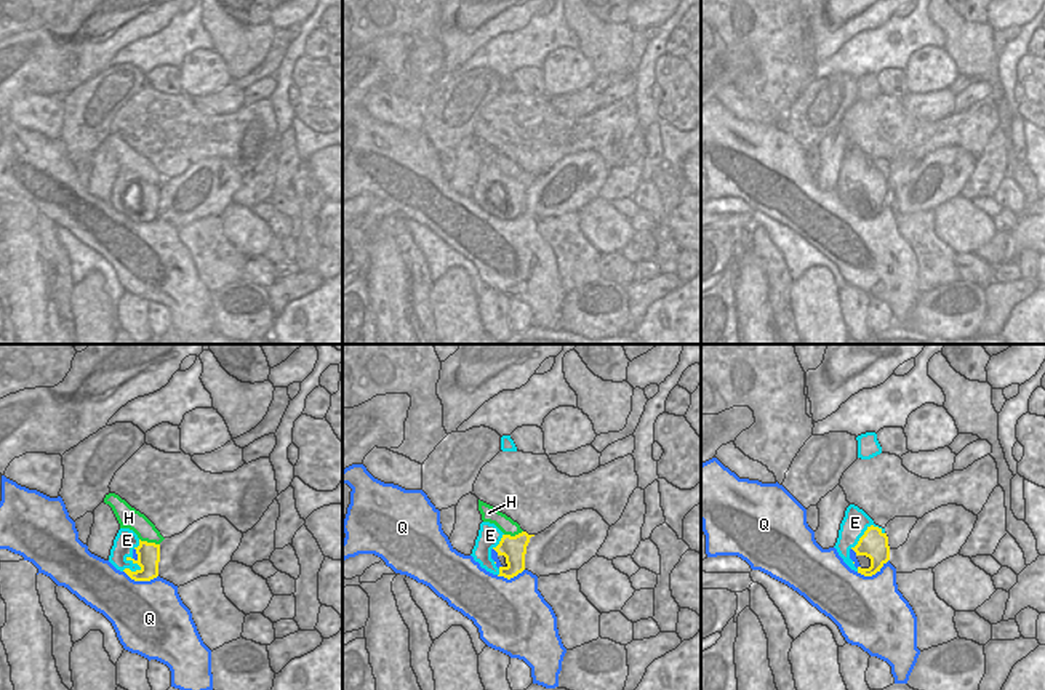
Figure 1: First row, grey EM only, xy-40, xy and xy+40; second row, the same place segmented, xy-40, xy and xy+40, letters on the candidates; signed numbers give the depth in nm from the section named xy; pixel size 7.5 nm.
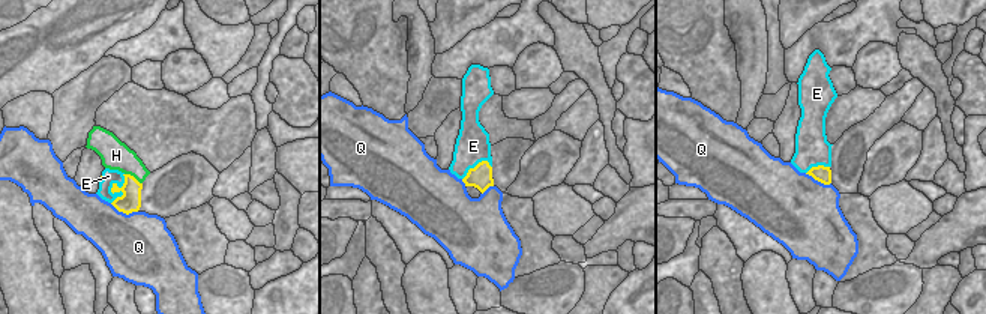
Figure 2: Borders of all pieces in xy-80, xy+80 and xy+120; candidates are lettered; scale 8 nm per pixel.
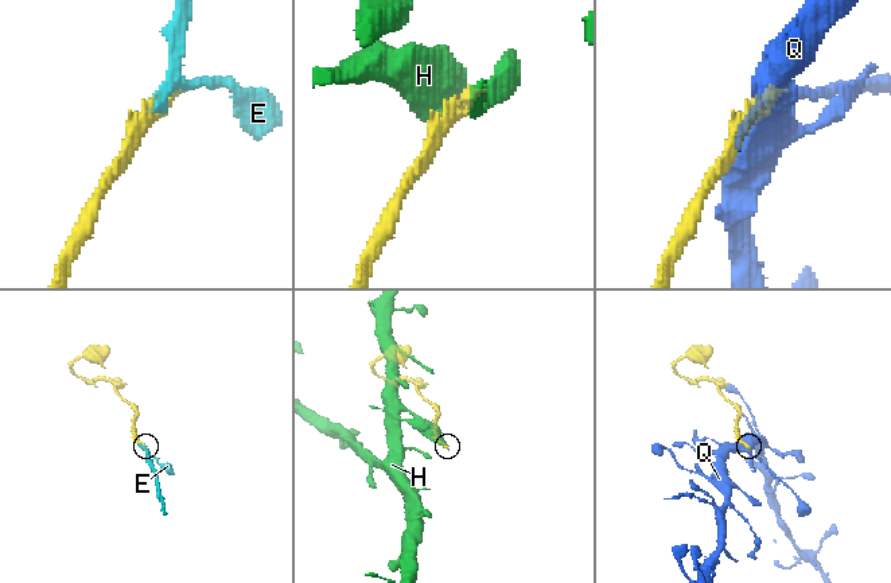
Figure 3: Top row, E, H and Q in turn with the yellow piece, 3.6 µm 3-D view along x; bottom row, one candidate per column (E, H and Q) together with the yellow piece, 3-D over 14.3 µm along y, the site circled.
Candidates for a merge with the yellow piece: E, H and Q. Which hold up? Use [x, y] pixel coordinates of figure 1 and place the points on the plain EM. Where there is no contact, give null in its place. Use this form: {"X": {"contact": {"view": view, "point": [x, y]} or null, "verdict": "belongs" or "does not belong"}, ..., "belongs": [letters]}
{"E": {"contact": {"view": "xy+40", "point": [864, 173]}, "verdict": "belongs"}, "H": {"contact": {"view": "xy-40", "point": [149, 184]}, "verdict": "does not belong"}, "Q": {"contact": {"view": "xy+40", "point": [872, 215]}, "verdict": "does not belong"}, "belongs": ["E"]}

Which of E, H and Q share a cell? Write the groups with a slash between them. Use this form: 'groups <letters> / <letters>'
groups E / H / Q

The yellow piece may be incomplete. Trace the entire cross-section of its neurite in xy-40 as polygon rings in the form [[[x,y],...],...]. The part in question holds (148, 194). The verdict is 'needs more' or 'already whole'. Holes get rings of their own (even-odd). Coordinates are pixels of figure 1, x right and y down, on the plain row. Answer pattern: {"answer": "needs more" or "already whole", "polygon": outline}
{"answer": "needs more", "polygon": [[[120,170],[109,203],[134,223],[150,223],[158,218],[160,186],[141,183],[133,171]]]}

